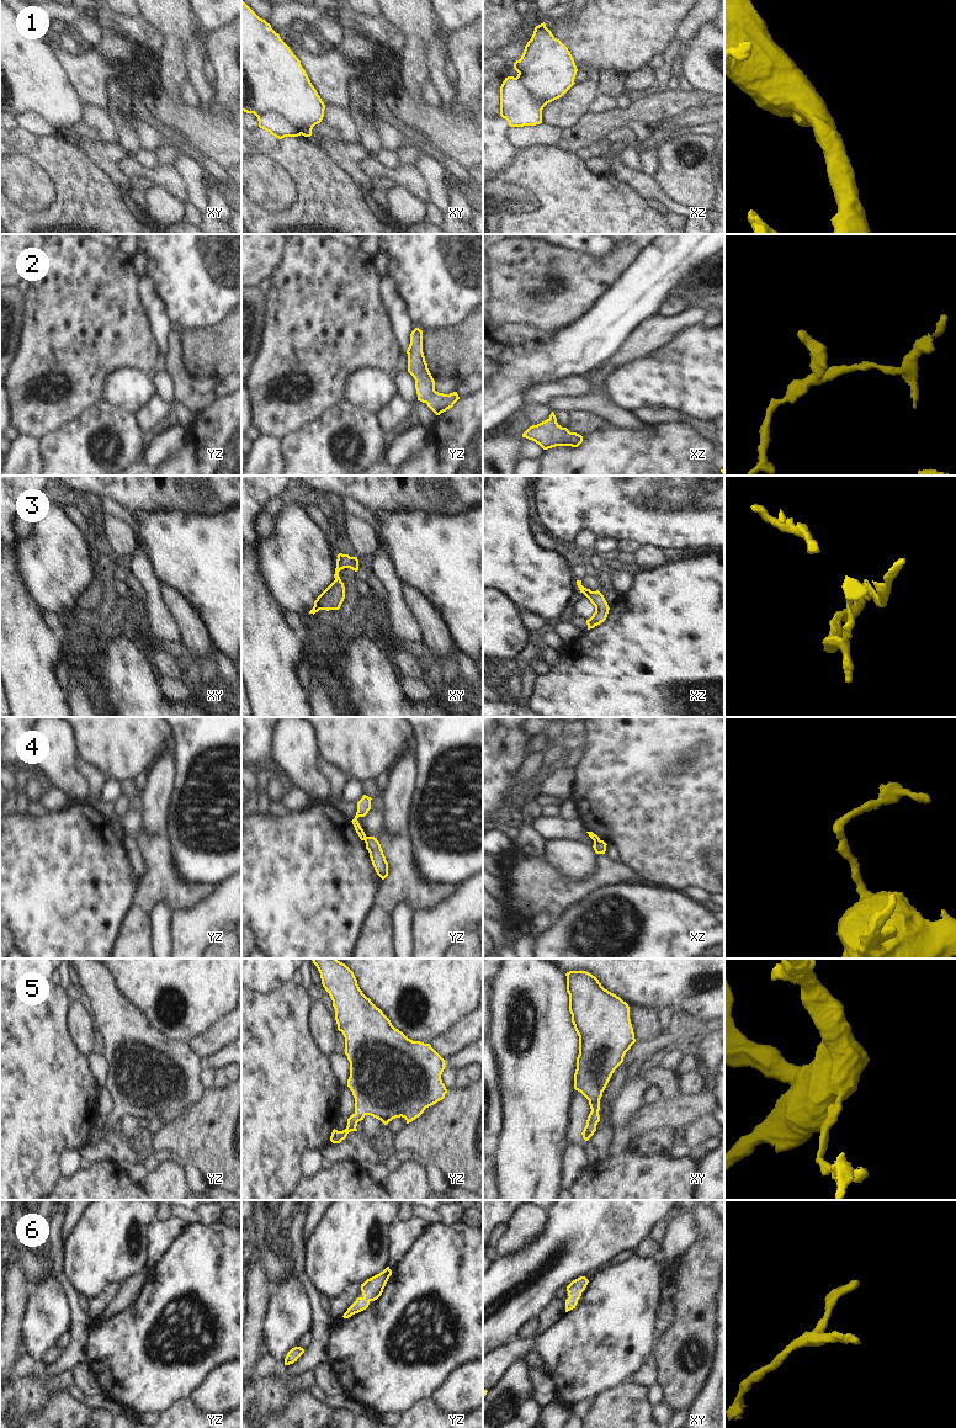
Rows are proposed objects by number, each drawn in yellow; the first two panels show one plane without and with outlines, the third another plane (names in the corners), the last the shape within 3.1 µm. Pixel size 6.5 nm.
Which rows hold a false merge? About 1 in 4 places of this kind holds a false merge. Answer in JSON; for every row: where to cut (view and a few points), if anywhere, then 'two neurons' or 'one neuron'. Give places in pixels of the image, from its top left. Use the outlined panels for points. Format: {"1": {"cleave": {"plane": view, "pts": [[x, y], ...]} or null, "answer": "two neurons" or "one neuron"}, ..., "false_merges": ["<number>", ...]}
{"1": {"cleave": {"plane": "xy", "pts": [[258, 116], [265, 112], [279, 113], [299, 134]]}, "answer": "two neurons"}, "2": {"cleave": null, "answer": "one neuron"}, "3": {"cleave": null, "answer": "one neuron"}, "4": {"cleave": {"plane": "yz", "pts": [[366, 837], [364, 839]]}, "answer": "two neurons"}, "5": {"cleave": null, "answer": "one neuron"}, "6": {"cleave": null, "answer": "one neuron"}, "false_merges": ["1", "4"]}

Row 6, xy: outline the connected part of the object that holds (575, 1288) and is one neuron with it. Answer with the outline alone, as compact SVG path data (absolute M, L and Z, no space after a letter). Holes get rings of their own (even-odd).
M580 1276L573 1280L568 1286L568 1299L565 1300L565 1312L575 1308L578 1300L581 1296L581 1292L585 1290L589 1280L585 1276Z

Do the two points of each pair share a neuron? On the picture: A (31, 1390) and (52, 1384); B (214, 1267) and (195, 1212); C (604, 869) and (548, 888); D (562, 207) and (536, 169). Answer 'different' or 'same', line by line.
A: different
B: different
C: same
D: same

